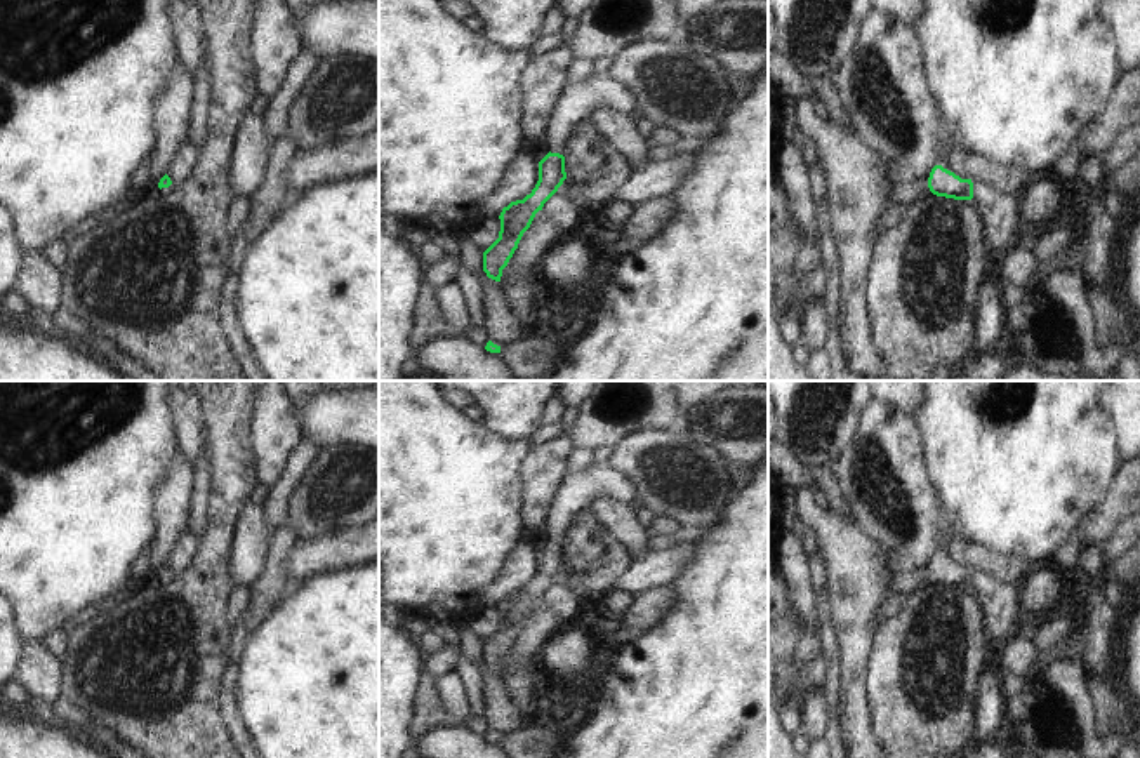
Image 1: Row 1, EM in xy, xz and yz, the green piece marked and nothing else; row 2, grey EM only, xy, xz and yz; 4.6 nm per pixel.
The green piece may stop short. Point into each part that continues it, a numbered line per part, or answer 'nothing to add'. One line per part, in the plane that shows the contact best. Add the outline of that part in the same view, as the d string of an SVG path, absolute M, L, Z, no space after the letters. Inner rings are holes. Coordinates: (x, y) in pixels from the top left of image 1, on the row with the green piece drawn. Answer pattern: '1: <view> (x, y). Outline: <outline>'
1: xz (581, 99). Outline: M610 75L570 82L546 136L549 151L565 155L573 132L600 110L633 113L640 110L640 97L629 85Z

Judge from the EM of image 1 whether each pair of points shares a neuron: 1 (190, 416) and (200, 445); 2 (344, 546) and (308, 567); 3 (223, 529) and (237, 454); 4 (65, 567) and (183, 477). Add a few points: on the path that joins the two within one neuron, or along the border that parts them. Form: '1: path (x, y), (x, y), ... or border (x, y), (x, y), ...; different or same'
1: path (192, 423), (193, 438); same
2: path (336, 551), (317, 558); same
3: path (225, 510), (231, 494), (233, 473); same
4: border (171, 463), (153, 498), (155, 539); different

